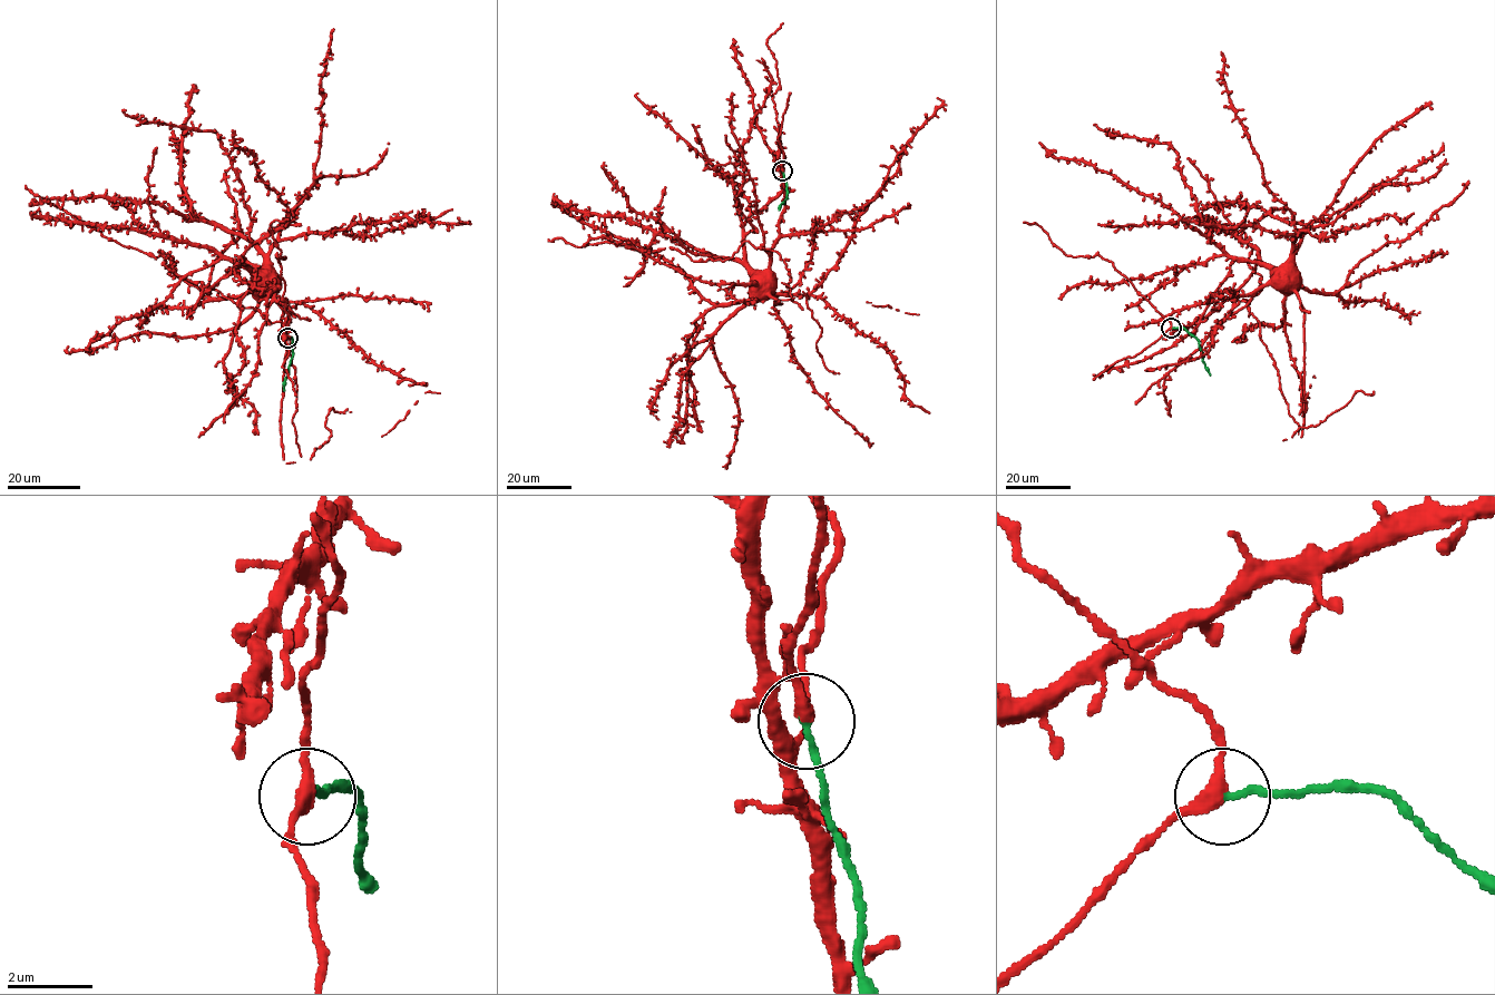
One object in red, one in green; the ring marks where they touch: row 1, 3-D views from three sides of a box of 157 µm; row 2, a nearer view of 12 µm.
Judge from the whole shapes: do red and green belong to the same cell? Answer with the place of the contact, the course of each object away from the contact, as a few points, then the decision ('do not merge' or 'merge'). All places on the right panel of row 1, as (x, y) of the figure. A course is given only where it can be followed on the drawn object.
at (1171, 328); red runs (1171, 329), (1165, 318), (1175, 311), (1254, 292), (1276, 274); green runs (1171, 329), (1183, 328), (1197, 339), (1202, 362), (1211, 374); merge

